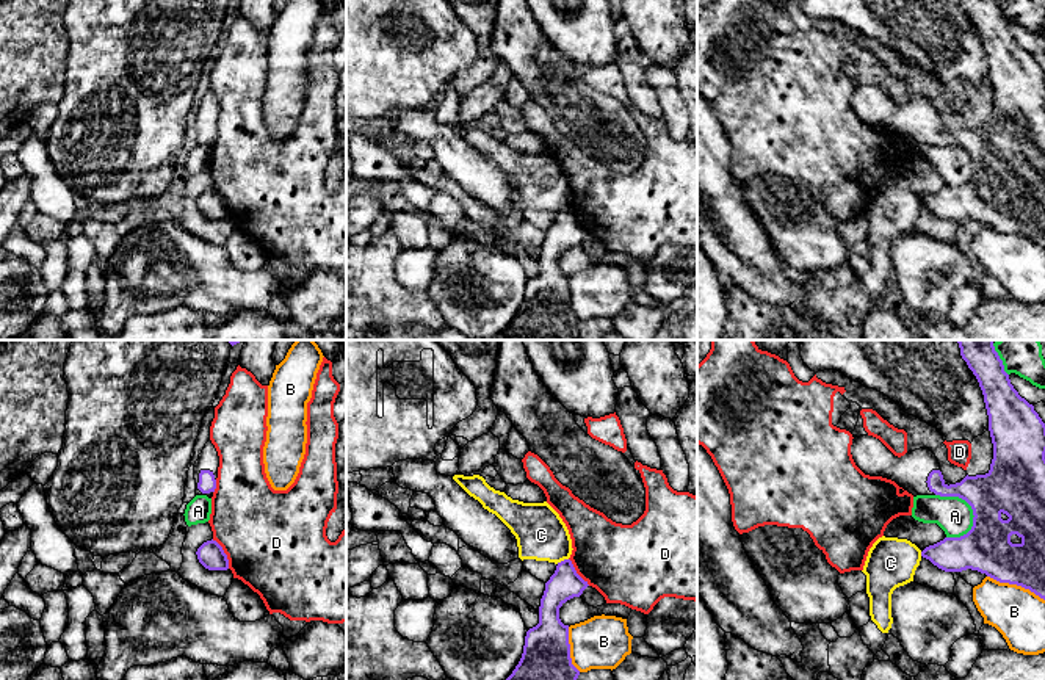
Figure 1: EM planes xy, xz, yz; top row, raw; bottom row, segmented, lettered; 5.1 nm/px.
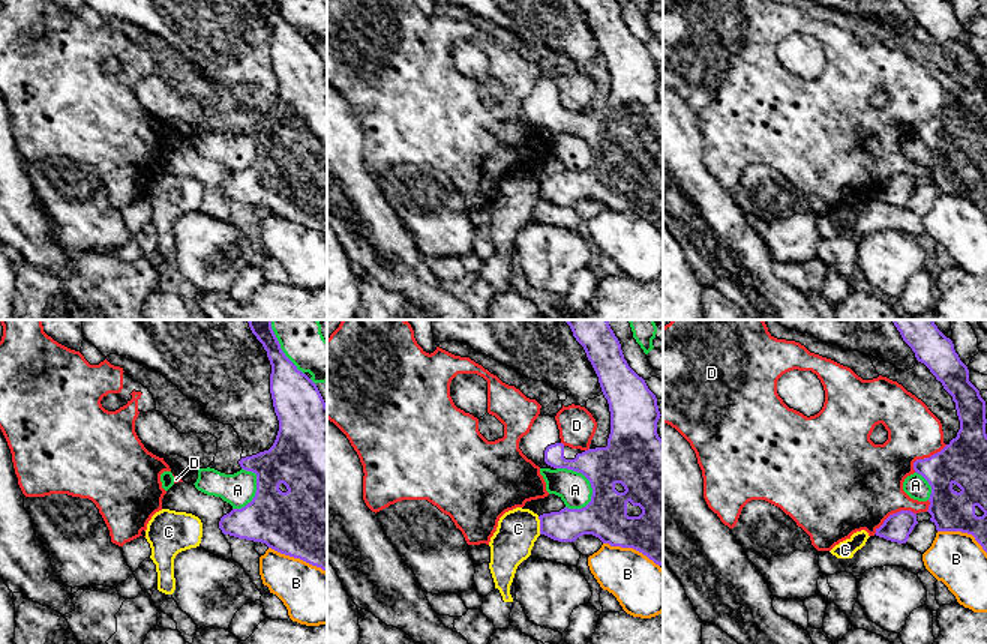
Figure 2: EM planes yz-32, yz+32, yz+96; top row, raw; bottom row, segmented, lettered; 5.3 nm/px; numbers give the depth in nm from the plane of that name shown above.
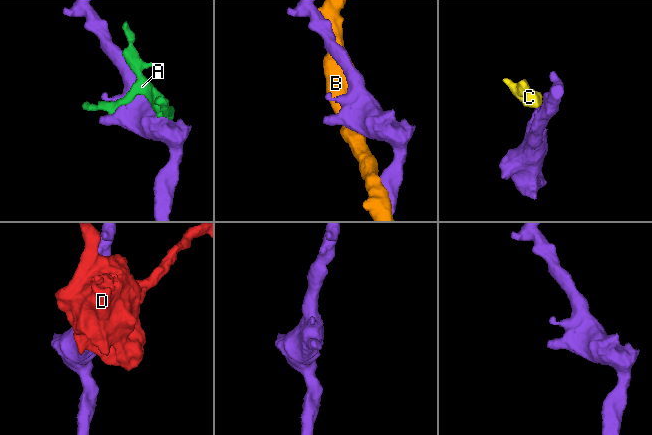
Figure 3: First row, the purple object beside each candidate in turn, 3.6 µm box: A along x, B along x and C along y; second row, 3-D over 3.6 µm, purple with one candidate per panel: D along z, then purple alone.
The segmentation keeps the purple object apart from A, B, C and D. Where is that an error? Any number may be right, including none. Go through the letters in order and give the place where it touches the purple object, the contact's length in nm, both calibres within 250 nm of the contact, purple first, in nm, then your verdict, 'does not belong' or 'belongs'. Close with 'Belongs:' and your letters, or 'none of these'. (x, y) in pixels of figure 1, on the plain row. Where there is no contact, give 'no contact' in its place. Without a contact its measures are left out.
A: yz (967, 151) | 260 nm | 300/190 nm | does not belong
B: yz (1016, 232) | 320 nm | 260/280 nm | does not belong
C: xz (561, 210) | 70 nm | 160/260 nm | does not belong
D: xy (224, 202) | 180 nm | 140/480 nm | does not belong
Belongs: none of these

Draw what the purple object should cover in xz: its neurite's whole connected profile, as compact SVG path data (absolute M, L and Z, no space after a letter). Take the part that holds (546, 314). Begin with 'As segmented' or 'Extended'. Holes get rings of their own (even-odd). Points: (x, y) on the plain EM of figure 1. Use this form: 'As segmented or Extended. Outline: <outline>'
As segmented. Outline: M570 208L558 212L555 222L545 232L539 255L539 273L526 280L523 302L512 323L497 337L475 340L580 340L580 320L572 313L569 274L559 268L559 257L570 248L580 246L588 237Z

